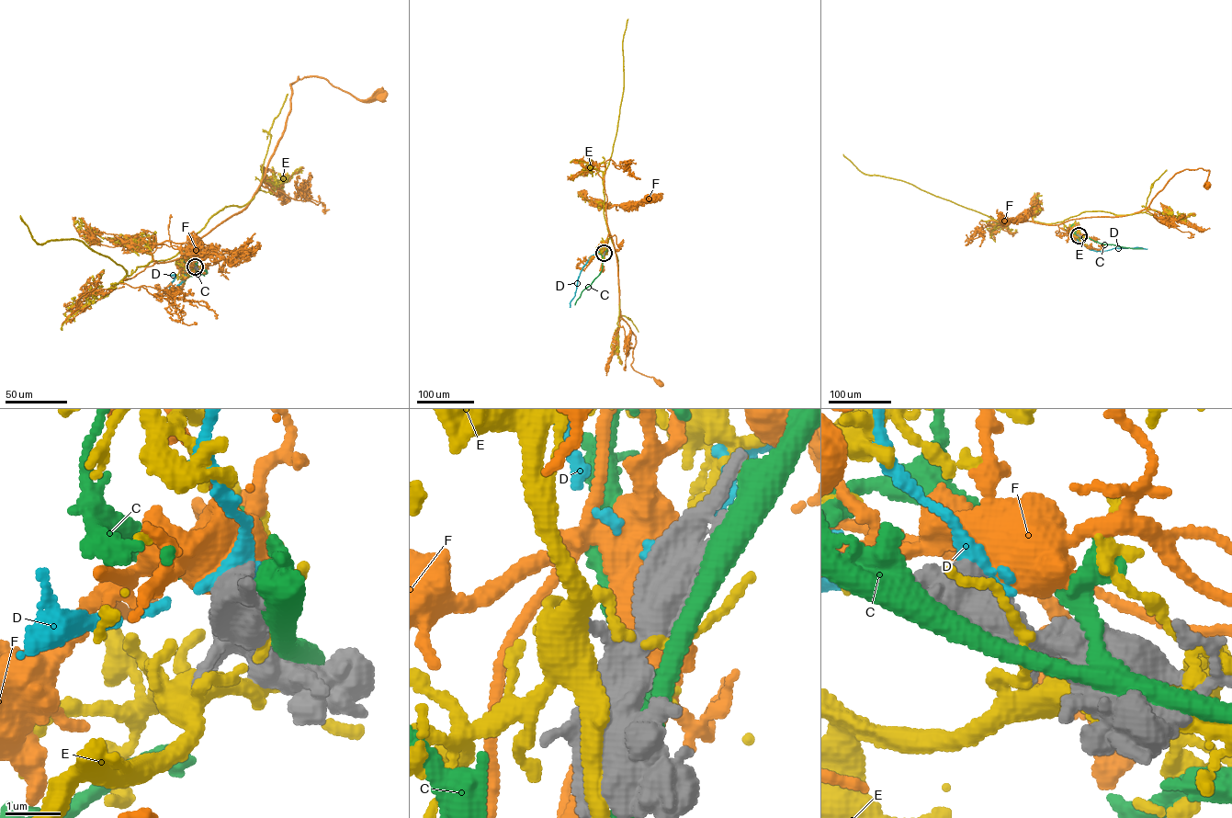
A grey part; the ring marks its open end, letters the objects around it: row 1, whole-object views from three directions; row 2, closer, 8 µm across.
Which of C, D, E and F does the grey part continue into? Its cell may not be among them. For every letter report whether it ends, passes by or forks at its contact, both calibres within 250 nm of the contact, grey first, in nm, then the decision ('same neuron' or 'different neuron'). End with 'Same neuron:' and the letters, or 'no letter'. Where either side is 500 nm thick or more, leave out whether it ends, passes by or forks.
C: it passes by; calibres 380 and 480 nm; different neuron
D: calibres 550 and 320 nm; different neuron
E: it passes by; calibres 400 and 130 nm; different neuron
F: calibres 600 and 650 nm; same neuron
Same neuron: F

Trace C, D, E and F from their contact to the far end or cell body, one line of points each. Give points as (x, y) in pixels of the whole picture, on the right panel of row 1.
C: (1078, 235), (1099, 243), (1142, 248)
D: (1079, 234), (1073, 236), (1093, 250), (1147, 248)
E: (1079, 235), (1068, 230), (1062, 221), (997, 221), (906, 182), (864, 174), (843, 153)
F: (1079, 234), (1058, 225), (1138, 212), (1186, 169), (1209, 170), (1203, 186), (1207, 186)

